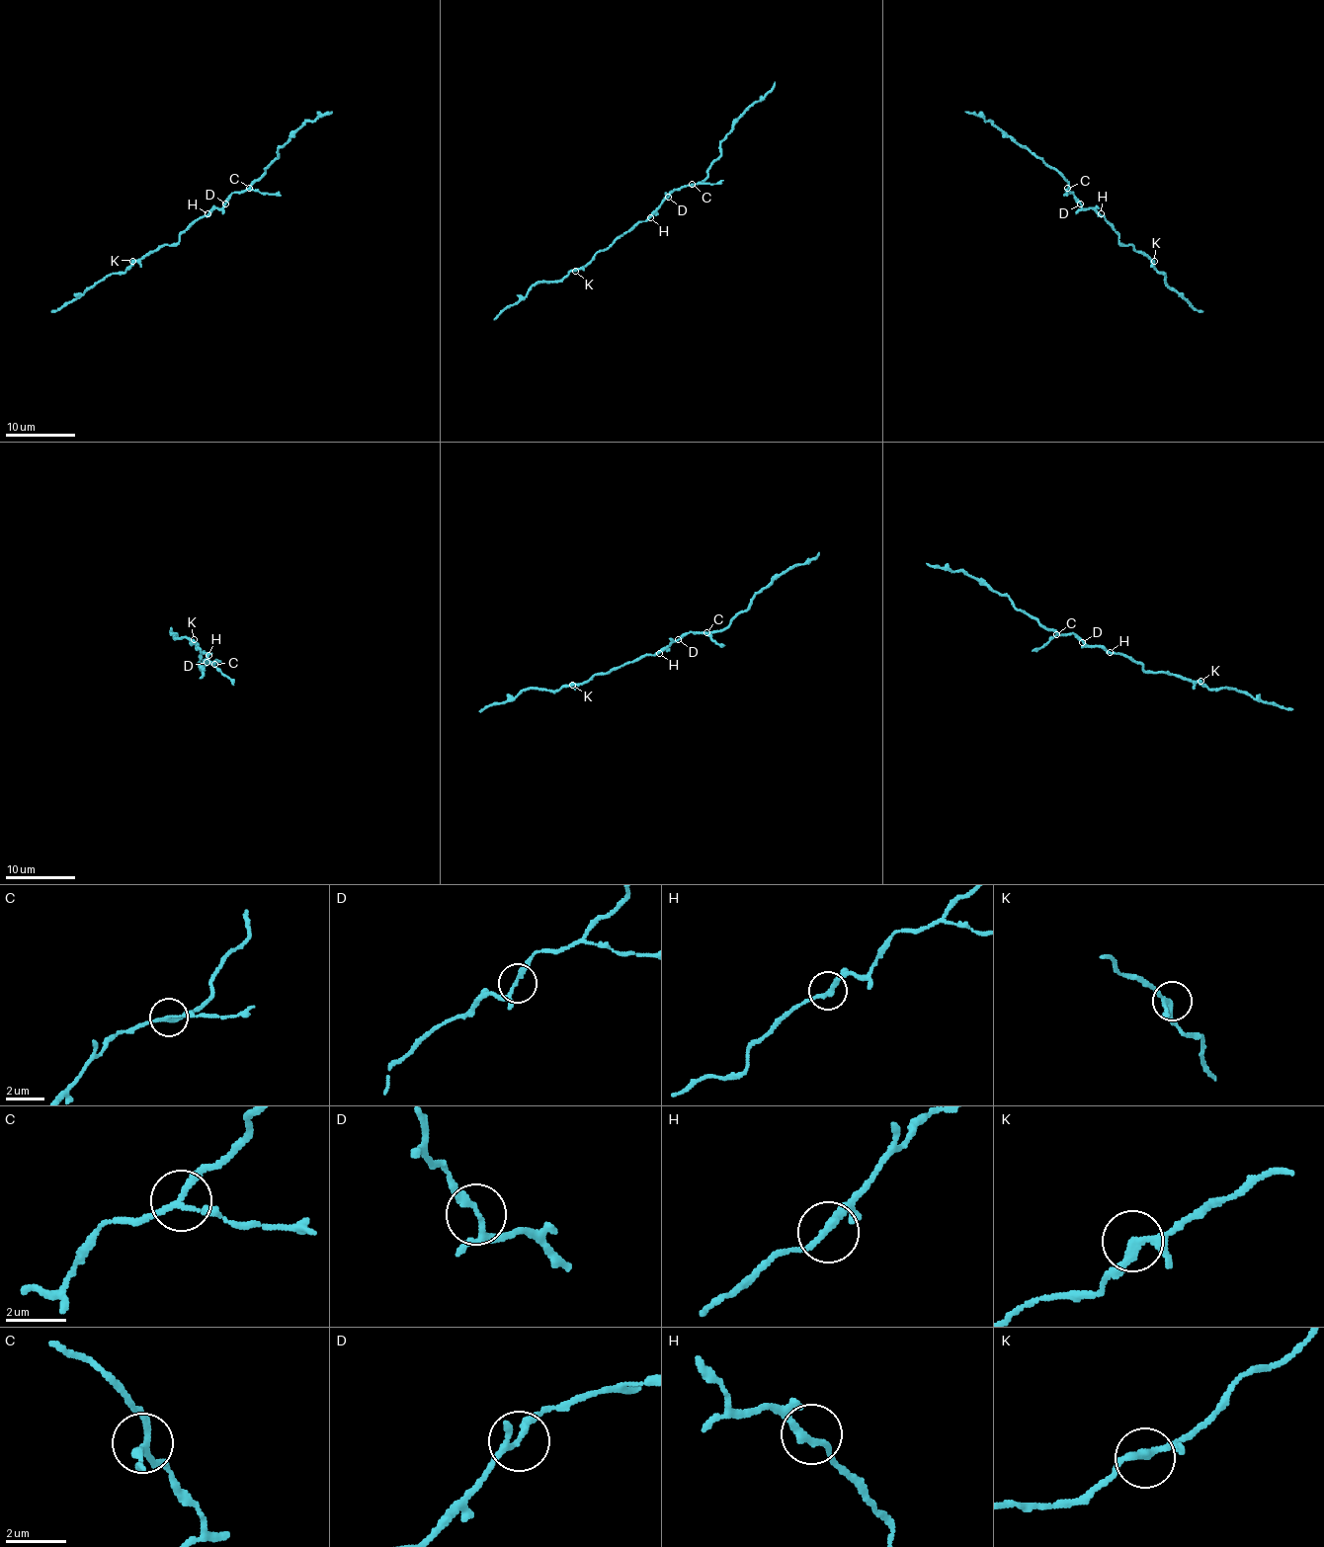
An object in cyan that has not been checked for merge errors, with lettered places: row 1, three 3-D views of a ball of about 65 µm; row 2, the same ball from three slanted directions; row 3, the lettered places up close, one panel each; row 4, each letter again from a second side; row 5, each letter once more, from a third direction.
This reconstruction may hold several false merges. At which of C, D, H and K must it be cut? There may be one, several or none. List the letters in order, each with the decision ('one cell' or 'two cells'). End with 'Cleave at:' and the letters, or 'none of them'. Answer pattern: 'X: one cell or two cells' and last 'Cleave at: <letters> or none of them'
C: one cell
D: one cell
H: one cell
K: one cell
Cleave at: none of them

